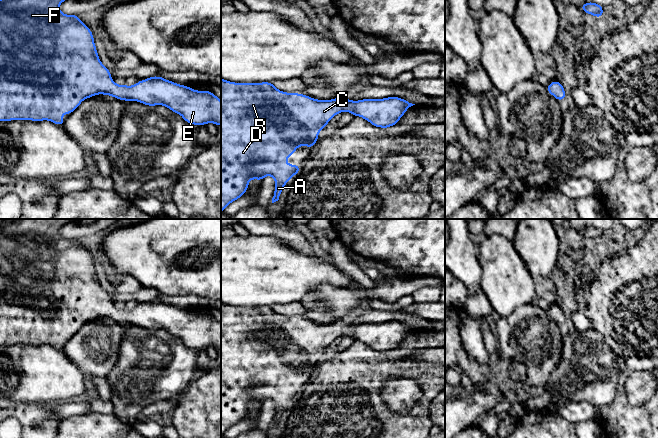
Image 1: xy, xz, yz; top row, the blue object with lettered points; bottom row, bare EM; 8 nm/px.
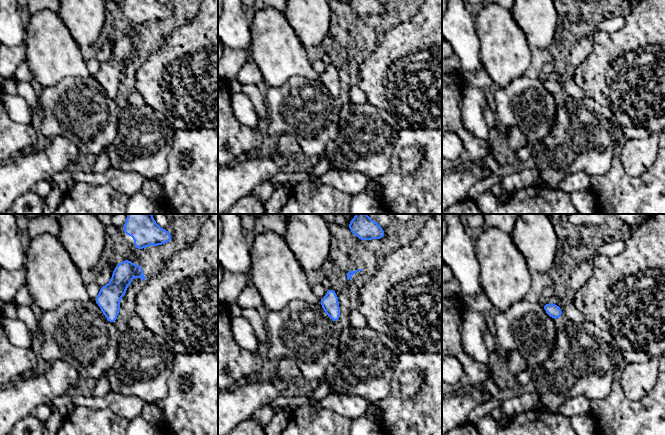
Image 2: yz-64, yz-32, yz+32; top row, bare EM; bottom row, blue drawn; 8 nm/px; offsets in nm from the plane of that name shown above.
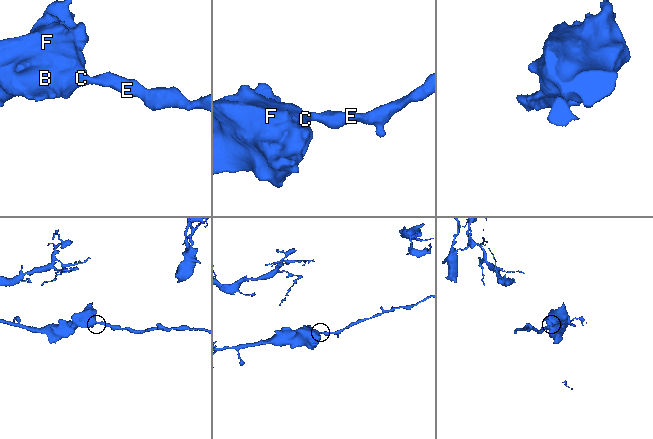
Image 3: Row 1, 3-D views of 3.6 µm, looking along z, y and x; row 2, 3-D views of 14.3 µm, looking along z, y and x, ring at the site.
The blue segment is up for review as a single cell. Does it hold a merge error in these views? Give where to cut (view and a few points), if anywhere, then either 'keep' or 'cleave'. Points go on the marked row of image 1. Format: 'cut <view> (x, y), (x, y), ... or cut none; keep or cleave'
cut none; keep

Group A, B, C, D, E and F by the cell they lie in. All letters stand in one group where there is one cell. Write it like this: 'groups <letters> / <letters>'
groups A B C D E F

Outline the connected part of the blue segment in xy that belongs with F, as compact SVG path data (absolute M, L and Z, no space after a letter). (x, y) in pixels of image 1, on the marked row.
M0 0L0 121L48 120L56 125L63 125L66 119L61 116L64 113L70 115L83 100L98 94L103 94L113 96L119 100L141 102L147 106L163 105L174 113L180 114L189 124L201 126L211 122L216 126L221 126L221 100L211 91L196 91L191 87L166 80L161 76L152 76L145 80L140 80L133 86L116 84L111 78L110 70L106 68L99 59L91 30L80 20L79 16L66 15L60 11L59 5L63 1L65 0Z

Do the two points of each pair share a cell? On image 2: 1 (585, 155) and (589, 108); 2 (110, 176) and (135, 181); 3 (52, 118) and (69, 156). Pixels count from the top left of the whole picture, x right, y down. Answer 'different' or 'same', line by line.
1: same
2: same
3: different

